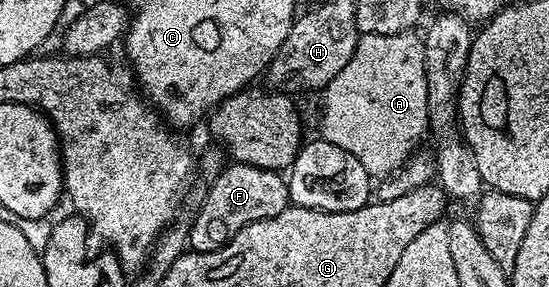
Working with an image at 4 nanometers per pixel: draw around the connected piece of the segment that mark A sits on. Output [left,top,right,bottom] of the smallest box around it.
[320,31,429,179]

